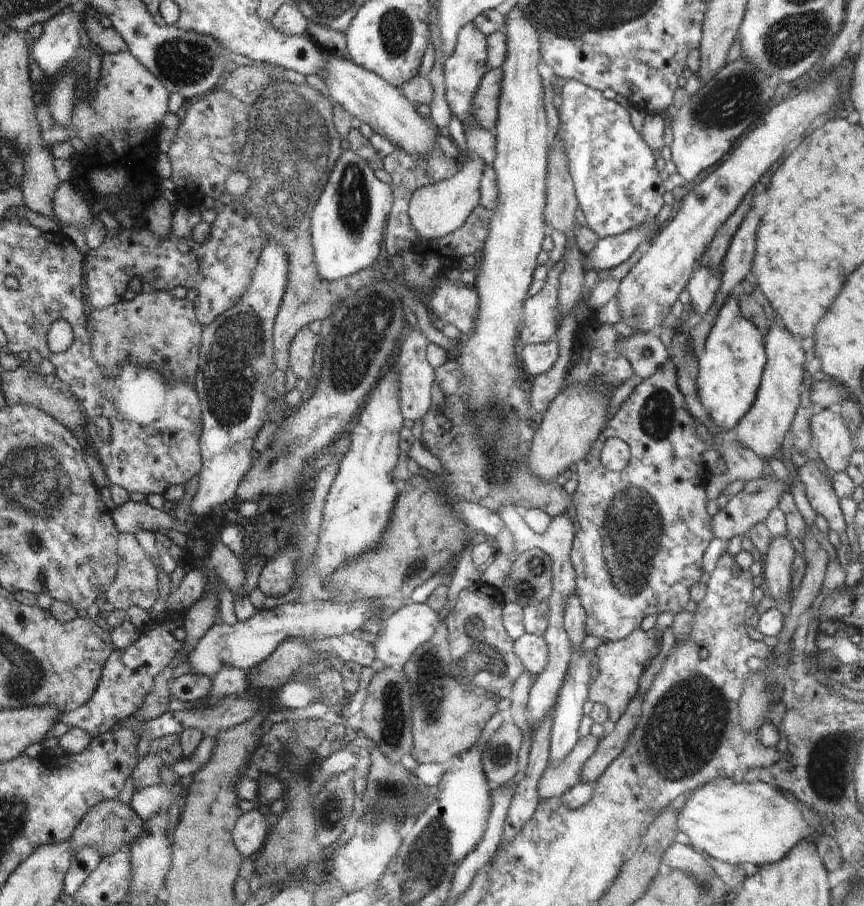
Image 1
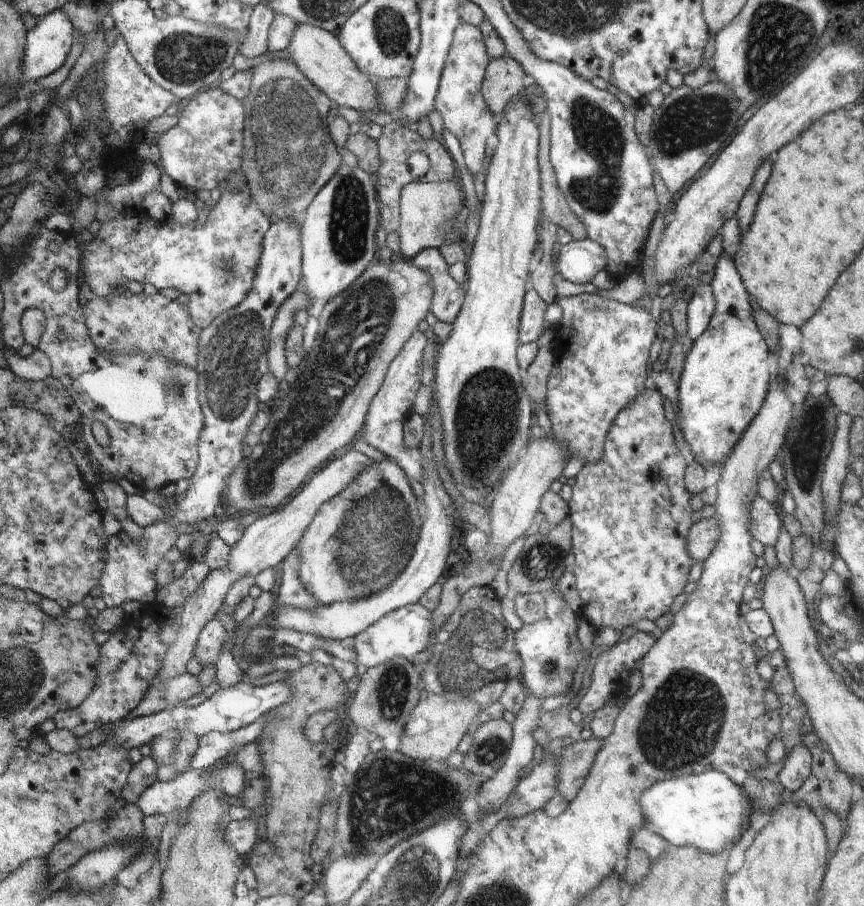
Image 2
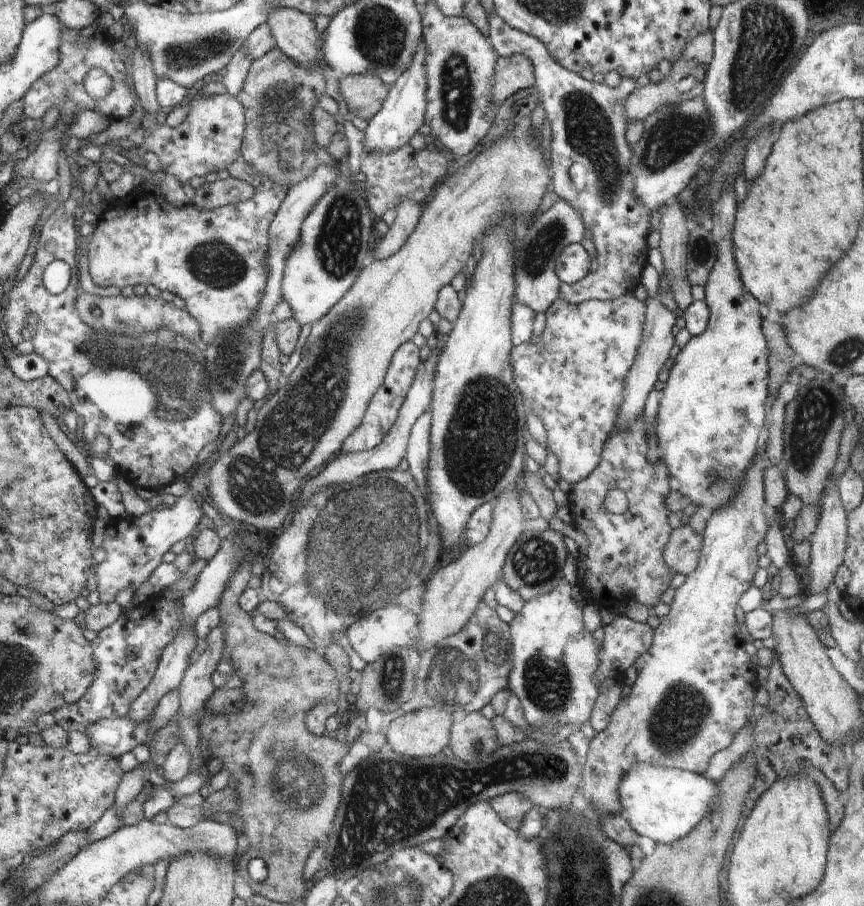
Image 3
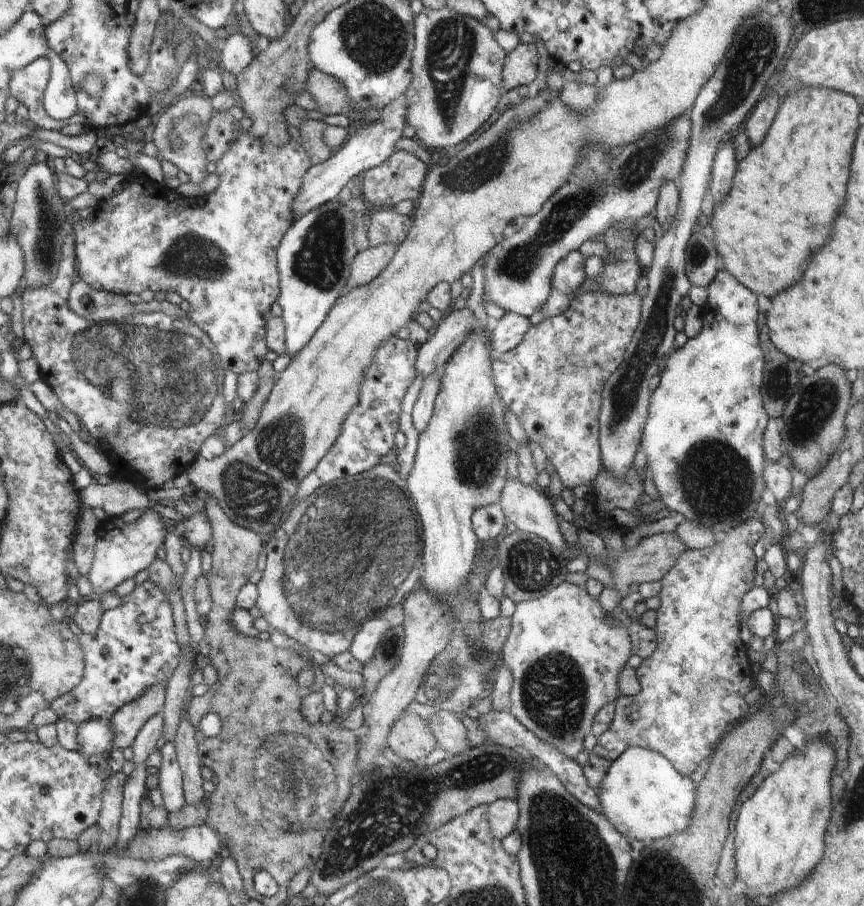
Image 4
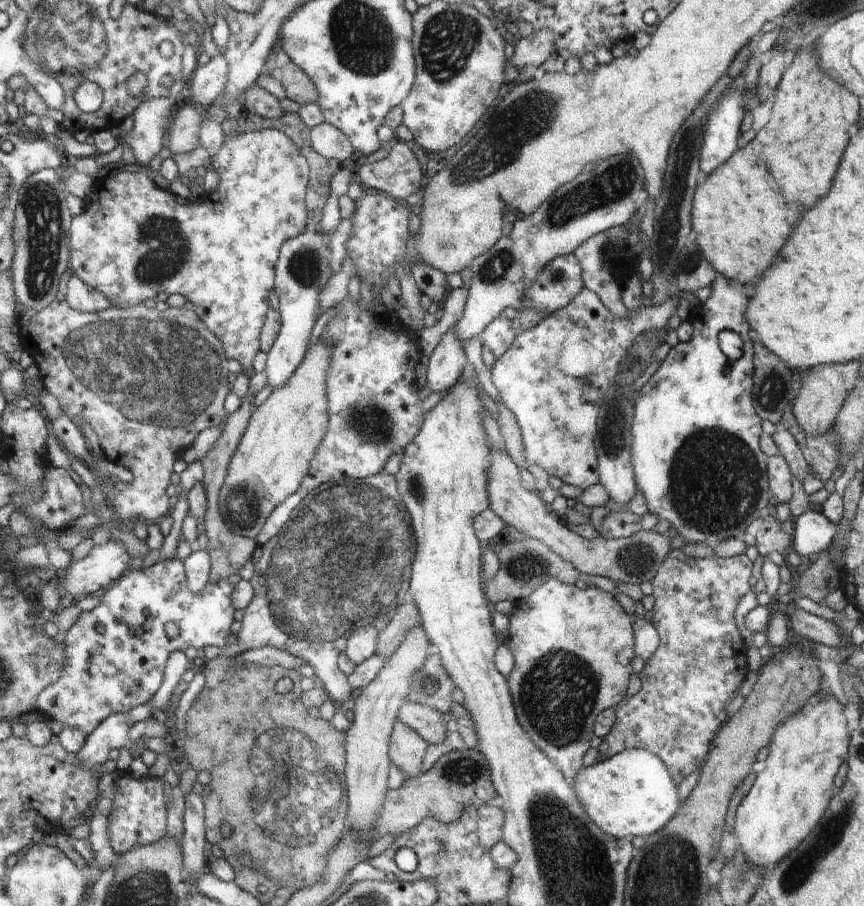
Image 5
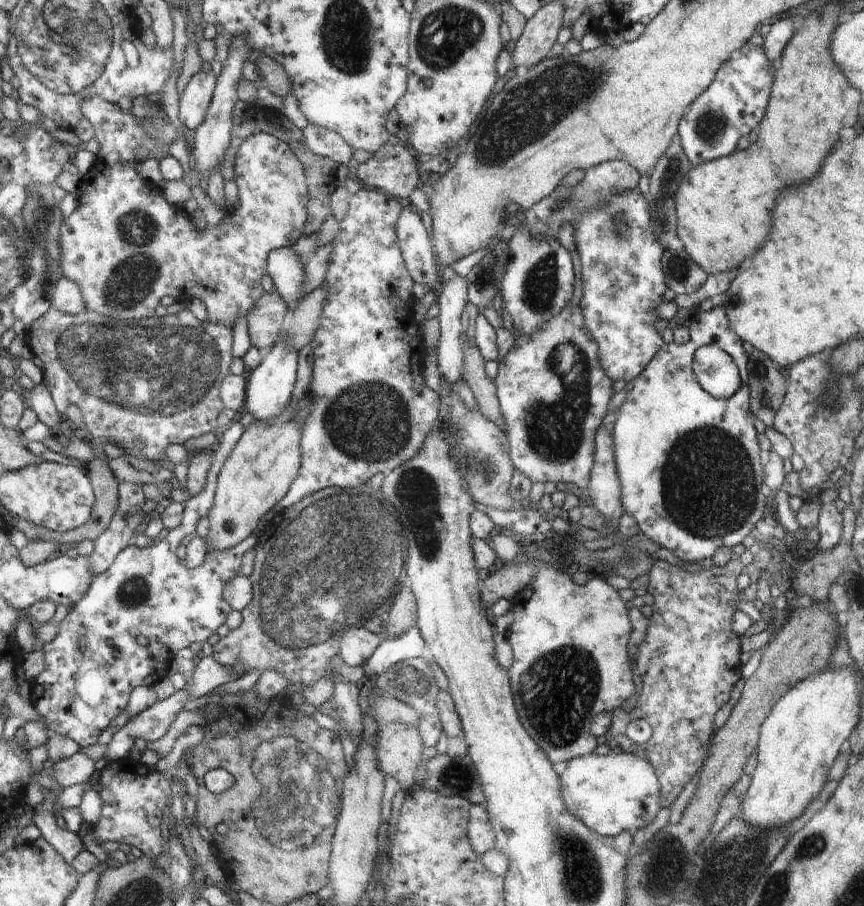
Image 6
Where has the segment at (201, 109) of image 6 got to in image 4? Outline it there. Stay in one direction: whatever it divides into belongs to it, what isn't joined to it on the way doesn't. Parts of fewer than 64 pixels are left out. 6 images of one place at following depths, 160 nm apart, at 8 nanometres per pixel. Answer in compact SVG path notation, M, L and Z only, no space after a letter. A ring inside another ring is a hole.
M234 33L224 39L220 52L221 64L229 73L238 76L246 67L250 66L257 54L256 48L248 37Z

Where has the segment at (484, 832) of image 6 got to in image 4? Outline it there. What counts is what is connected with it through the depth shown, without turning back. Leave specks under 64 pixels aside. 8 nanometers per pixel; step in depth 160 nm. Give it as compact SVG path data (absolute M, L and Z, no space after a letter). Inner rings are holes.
M498 799L487 805L491 831L503 840L516 830L519 820L519 802L513 799Z

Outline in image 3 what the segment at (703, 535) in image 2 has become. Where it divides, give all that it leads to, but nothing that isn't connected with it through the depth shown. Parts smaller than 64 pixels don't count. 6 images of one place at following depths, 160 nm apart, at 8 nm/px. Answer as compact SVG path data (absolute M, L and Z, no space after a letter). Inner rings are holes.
M689 524L681 525L675 531L672 531L670 542L663 552L667 563L671 565L672 570L680 574L689 575L696 567L703 549L703 535L699 535Z

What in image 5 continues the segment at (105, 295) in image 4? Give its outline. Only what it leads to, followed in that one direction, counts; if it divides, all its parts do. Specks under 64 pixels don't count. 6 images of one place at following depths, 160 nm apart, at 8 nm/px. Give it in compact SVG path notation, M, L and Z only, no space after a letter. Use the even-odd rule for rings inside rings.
M73 275L69 283L69 304L75 310L84 313L108 311L114 304L100 290L96 290Z

